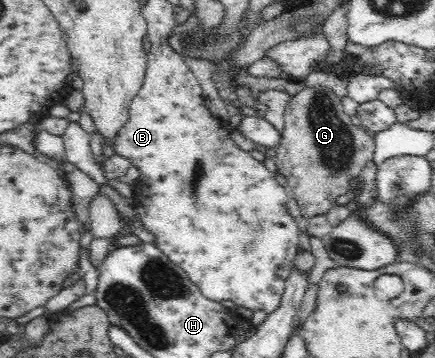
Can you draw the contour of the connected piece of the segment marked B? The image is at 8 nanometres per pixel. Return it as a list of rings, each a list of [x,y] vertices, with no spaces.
[[[145,30],[145,40],[150,45],[144,53],[145,75],[142,78],[140,89],[128,101],[128,121],[120,127],[114,141],[118,155],[130,159],[131,163],[140,170],[140,180],[133,183],[136,188],[135,197],[124,197],[108,184],[101,185],[100,192],[109,197],[118,208],[122,221],[126,223],[126,226],[122,229],[123,233],[132,234],[137,236],[141,242],[158,246],[158,249],[161,249],[178,267],[186,272],[190,282],[196,285],[208,299],[216,301],[218,304],[222,304],[224,301],[232,301],[236,307],[242,307],[253,312],[274,313],[278,309],[278,305],[282,303],[280,293],[284,290],[284,279],[295,270],[292,259],[302,249],[299,245],[299,233],[302,230],[297,219],[289,213],[287,207],[289,193],[282,186],[282,183],[276,181],[274,173],[270,173],[270,169],[266,169],[268,167],[266,163],[256,160],[233,143],[231,137],[229,137],[232,132],[230,126],[210,113],[208,106],[206,106],[206,98],[202,94],[202,88],[200,88],[199,82],[184,62],[184,57],[176,53],[166,39],[154,39],[154,37],[150,37],[147,30]]]

